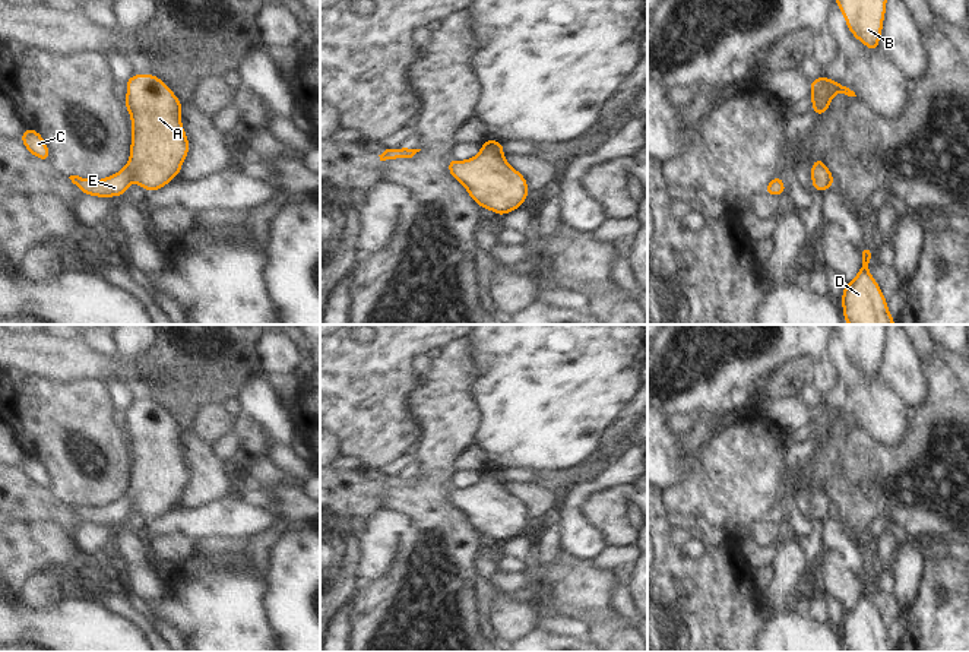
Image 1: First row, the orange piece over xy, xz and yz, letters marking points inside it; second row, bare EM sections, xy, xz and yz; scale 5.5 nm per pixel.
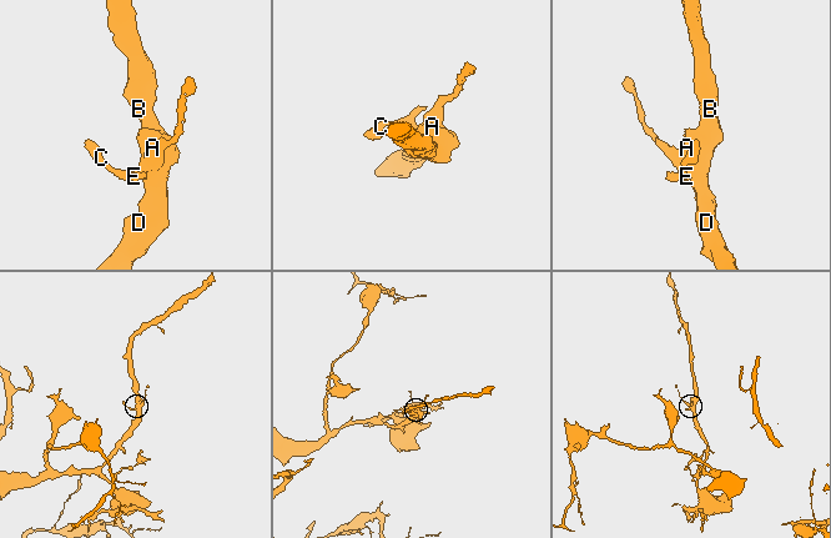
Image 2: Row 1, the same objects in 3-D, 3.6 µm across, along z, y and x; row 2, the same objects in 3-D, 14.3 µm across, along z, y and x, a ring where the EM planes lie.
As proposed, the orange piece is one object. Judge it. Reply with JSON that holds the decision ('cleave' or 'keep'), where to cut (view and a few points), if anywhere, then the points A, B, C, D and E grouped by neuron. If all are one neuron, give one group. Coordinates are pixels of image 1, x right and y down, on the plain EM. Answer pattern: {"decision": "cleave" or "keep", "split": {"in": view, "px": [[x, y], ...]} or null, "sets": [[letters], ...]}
{"decision": "keep", "split": null, "sets": [["A", "B", "C", "D", "E"]]}

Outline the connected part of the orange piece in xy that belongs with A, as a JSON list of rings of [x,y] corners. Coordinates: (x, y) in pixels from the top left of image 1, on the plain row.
[[[132,402],[127,409],[126,439],[132,443],[130,485],[124,496],[102,507],[70,503],[72,510],[95,525],[127,520],[134,509],[156,519],[180,503],[190,471],[181,453],[181,430],[155,402]]]

